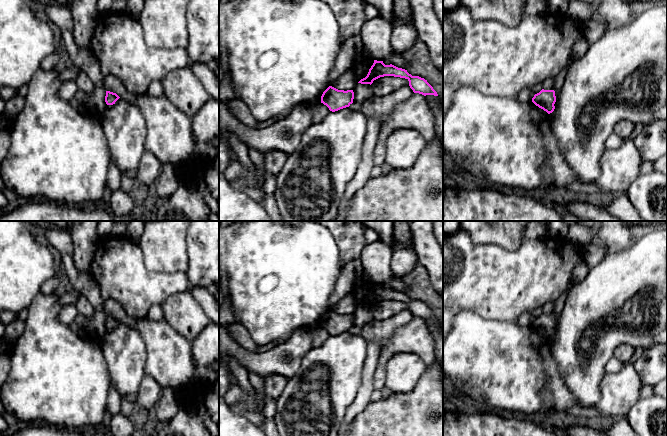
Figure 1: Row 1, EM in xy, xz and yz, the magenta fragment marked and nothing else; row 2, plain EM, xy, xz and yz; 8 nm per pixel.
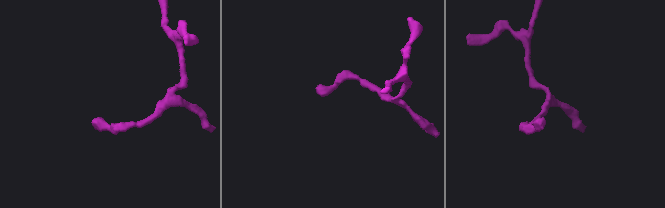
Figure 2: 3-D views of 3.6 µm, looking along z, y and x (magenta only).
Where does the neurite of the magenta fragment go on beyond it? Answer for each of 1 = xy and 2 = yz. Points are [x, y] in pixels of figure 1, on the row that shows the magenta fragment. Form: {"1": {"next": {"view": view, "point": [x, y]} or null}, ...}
{"1": {"next": null}, "2": {"next": null}}

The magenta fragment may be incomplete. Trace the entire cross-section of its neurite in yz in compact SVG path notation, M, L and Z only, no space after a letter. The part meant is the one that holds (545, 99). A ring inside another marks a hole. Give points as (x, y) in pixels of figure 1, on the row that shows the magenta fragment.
M542 89L539 93L534 95L534 97L532 98L532 102L539 108L546 111L548 114L550 114L555 109L555 91Z

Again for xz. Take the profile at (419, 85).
M374 60L374 63L369 69L367 76L361 79L358 83L371 85L374 80L384 76L394 76L407 79L409 81L409 86L414 93L419 93L424 96L438 96L437 92L424 78L412 76L405 69L398 68L392 64L385 65L383 61L377 60Z

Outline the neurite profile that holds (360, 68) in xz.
M359 55L354 59L352 67L349 69L352 71L359 82L361 79L365 78L369 72L369 69L374 63L374 59L370 58L360 58Z

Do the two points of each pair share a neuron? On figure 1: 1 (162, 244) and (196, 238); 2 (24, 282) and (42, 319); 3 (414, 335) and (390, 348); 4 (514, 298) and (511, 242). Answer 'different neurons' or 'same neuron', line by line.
1: different neurons
2: different neurons
3: same neuron
4: different neurons

